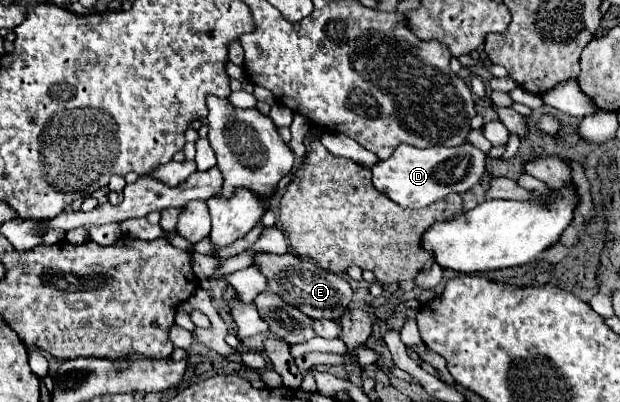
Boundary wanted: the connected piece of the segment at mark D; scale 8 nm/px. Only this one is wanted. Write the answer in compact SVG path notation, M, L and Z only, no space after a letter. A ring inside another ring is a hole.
M465 142L455 148L433 146L433 148L413 148L409 144L401 144L391 158L379 160L373 172L373 186L389 196L401 208L425 208L435 200L445 198L451 192L465 192L473 188L487 168L487 154Z

